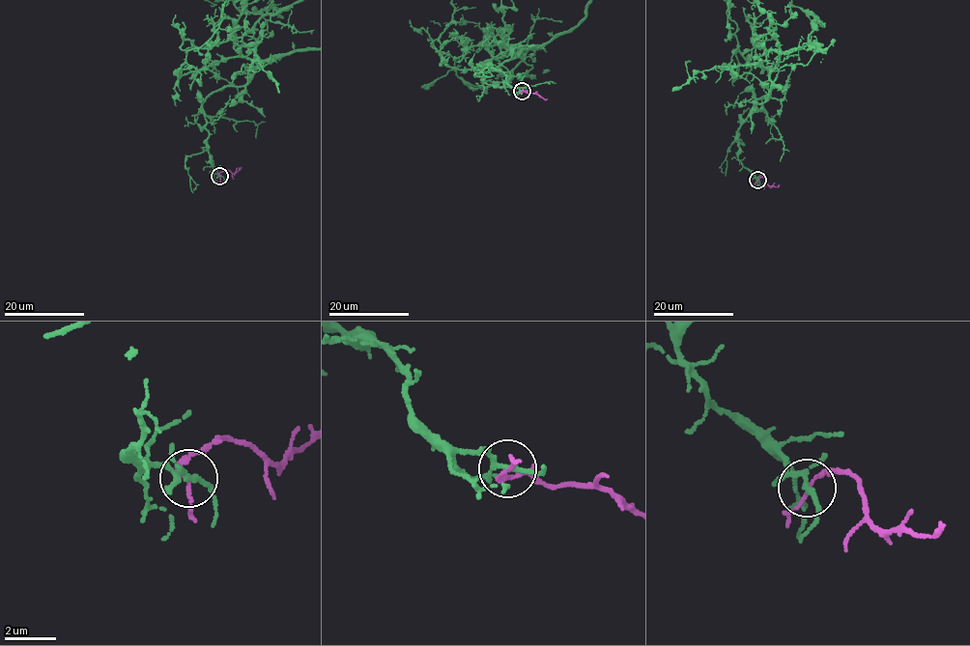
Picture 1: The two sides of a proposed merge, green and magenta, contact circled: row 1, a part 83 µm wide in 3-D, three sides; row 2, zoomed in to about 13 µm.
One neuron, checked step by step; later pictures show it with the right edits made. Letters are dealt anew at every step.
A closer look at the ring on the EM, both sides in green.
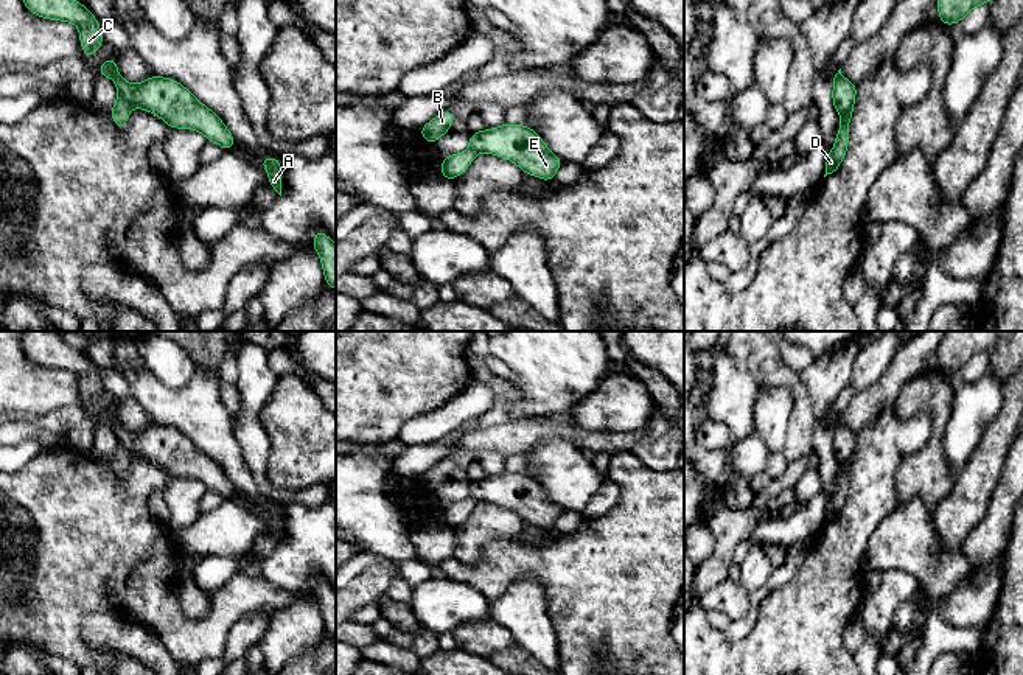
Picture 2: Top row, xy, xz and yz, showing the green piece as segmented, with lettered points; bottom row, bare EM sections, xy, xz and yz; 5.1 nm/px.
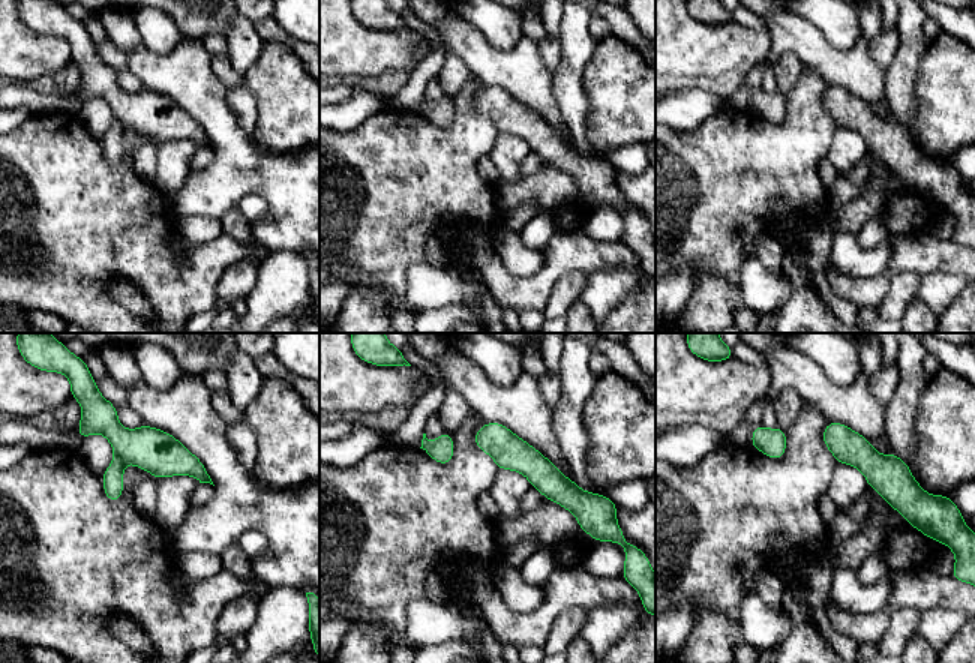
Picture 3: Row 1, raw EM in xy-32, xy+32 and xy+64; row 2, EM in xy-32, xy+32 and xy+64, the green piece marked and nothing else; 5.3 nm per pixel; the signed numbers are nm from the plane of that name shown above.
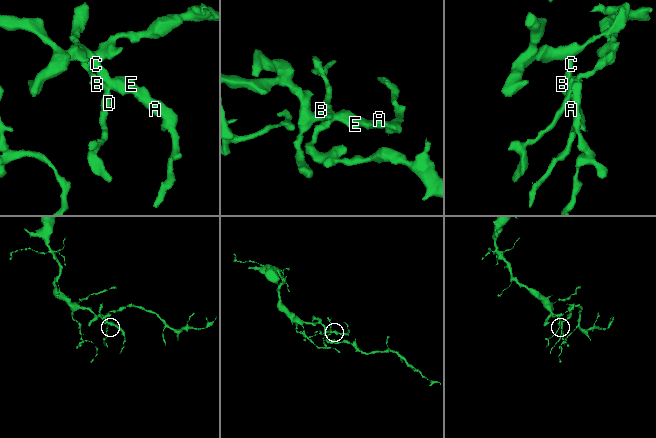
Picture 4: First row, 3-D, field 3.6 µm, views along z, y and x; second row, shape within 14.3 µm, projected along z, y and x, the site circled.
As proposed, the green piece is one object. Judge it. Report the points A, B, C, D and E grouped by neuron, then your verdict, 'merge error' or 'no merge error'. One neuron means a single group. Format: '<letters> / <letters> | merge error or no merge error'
A B C E / D | merge error

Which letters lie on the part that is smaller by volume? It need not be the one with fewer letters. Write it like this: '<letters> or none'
D

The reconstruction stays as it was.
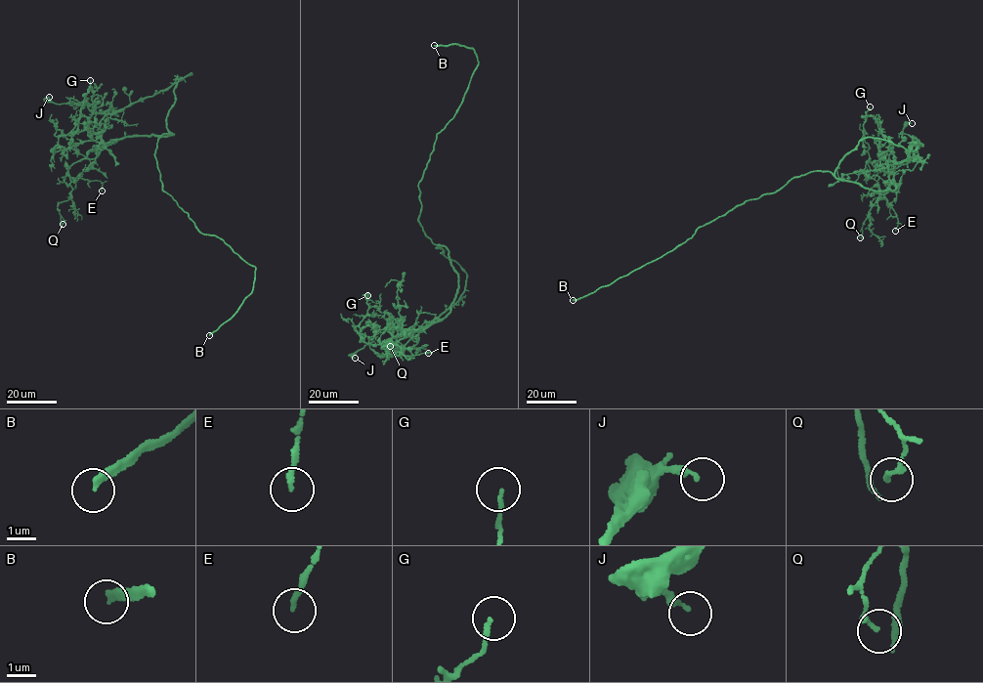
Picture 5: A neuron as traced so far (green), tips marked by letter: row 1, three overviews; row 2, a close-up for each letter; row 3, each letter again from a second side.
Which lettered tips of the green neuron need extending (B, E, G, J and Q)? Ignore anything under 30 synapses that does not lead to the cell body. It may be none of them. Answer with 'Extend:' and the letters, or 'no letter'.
Extend: B

